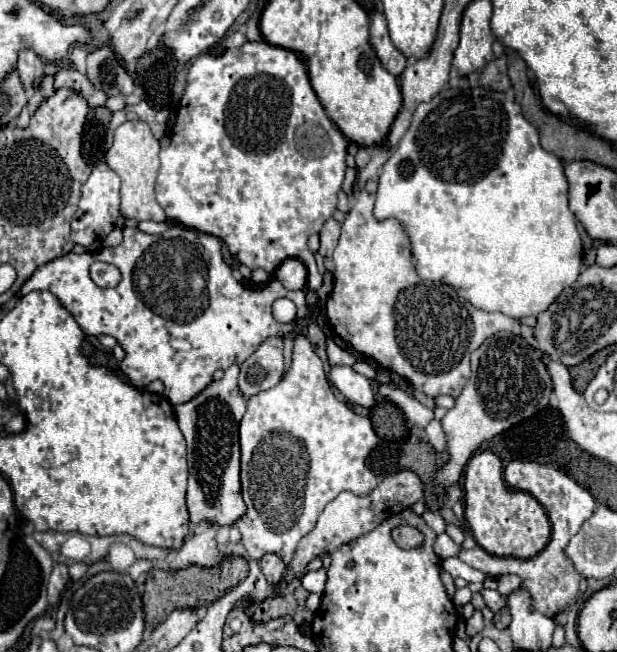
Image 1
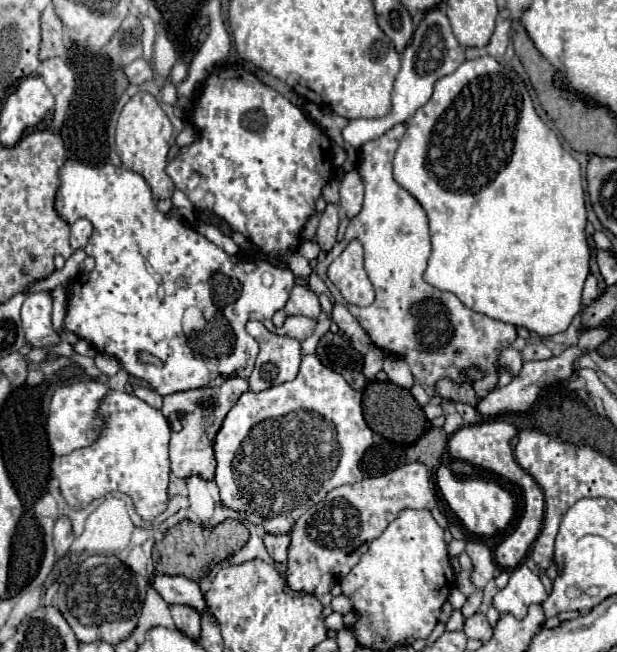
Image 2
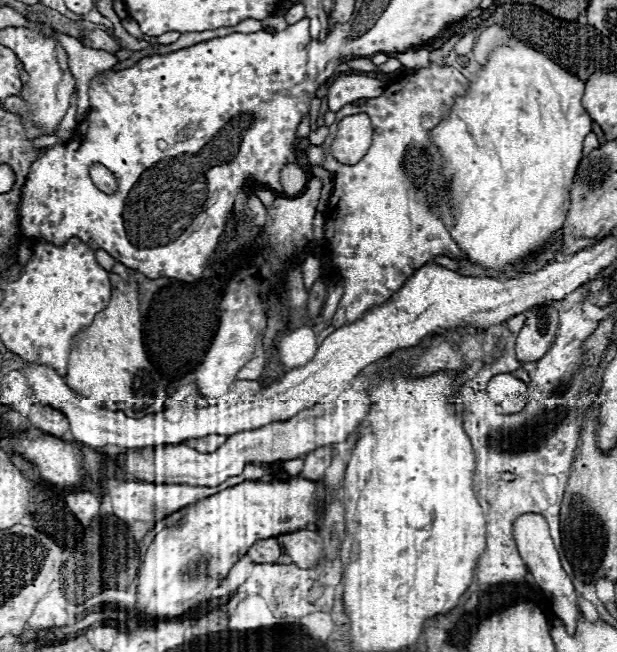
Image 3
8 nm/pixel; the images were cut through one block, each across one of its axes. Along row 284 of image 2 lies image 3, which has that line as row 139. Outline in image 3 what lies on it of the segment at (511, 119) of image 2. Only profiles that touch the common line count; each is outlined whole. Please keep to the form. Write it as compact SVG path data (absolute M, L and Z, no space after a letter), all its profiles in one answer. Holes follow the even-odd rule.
M518 42L514 46L500 46L496 48L488 62L482 66L482 70L476 74L476 78L470 82L470 90L466 96L456 98L456 104L452 106L452 112L446 120L442 120L432 132L430 138L432 142L442 150L442 164L444 164L444 174L448 178L448 198L452 206L440 206L434 208L432 212L438 214L444 224L448 226L448 232L452 234L452 238L456 240L456 244L468 254L468 258L476 264L480 264L482 268L494 268L494 270L504 270L508 264L516 264L524 258L528 258L530 254L538 252L546 240L562 226L564 222L564 214L568 210L568 194L572 188L572 180L578 168L578 162L582 158L582 142L586 138L586 134L590 134L590 126L592 120L586 114L586 110L582 108L580 100L584 94L584 82L578 80L576 76L568 74L564 68L560 68L558 64L554 64L550 58L546 58L544 54L532 50L530 46Z

